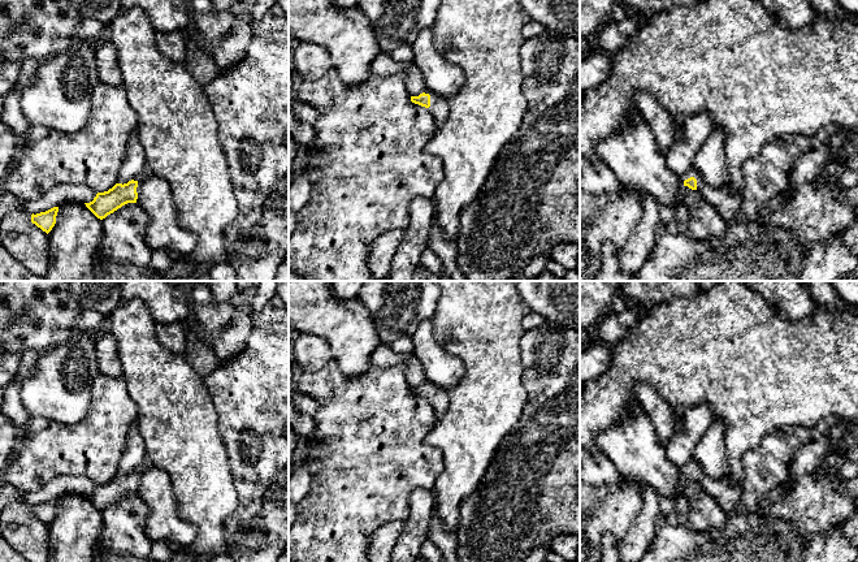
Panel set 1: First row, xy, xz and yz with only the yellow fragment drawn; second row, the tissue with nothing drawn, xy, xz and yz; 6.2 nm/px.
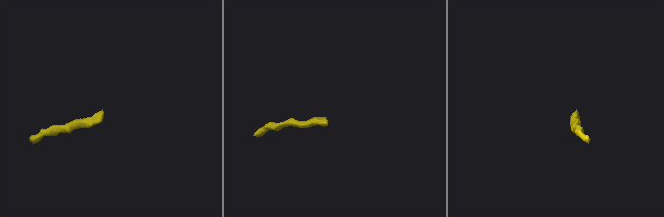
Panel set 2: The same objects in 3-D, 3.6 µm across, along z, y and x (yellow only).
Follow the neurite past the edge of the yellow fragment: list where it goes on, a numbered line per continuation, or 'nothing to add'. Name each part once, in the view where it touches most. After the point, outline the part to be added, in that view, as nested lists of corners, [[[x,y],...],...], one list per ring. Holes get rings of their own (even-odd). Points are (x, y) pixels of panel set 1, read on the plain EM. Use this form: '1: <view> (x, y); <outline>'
1: yz (727, 496); [[[690,458],[690,461],[680,468],[679,488],[689,480],[684,476],[684,472],[690,468],[697,471],[697,483],[719,503],[724,514],[729,513],[738,503],[741,498],[740,485],[731,485],[727,479],[715,479],[706,475],[693,458]]]

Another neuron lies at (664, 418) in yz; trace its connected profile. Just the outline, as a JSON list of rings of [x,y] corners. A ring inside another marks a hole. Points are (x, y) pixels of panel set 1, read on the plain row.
[[[636,382],[633,393],[644,411],[649,415],[660,444],[667,446],[677,432],[677,410],[650,382]]]

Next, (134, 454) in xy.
[[[139,420],[130,428],[126,448],[117,475],[127,475],[147,459],[146,444],[139,433]]]

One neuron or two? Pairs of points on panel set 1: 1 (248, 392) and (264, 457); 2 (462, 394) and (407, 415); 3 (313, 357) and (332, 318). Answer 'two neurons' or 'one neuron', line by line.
1: one neuron
2: two neurons
3: two neurons

